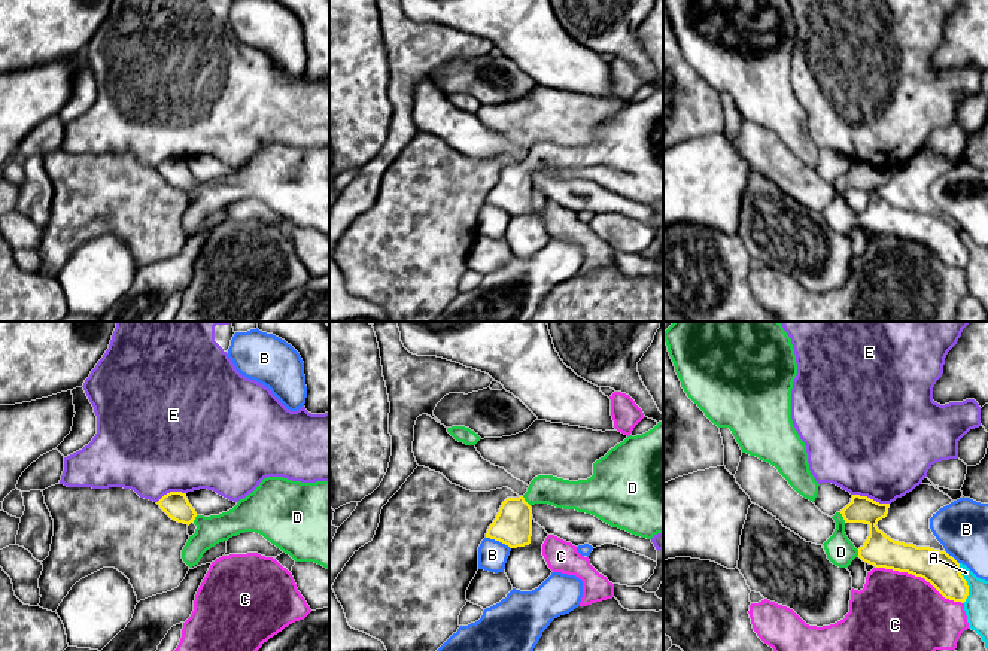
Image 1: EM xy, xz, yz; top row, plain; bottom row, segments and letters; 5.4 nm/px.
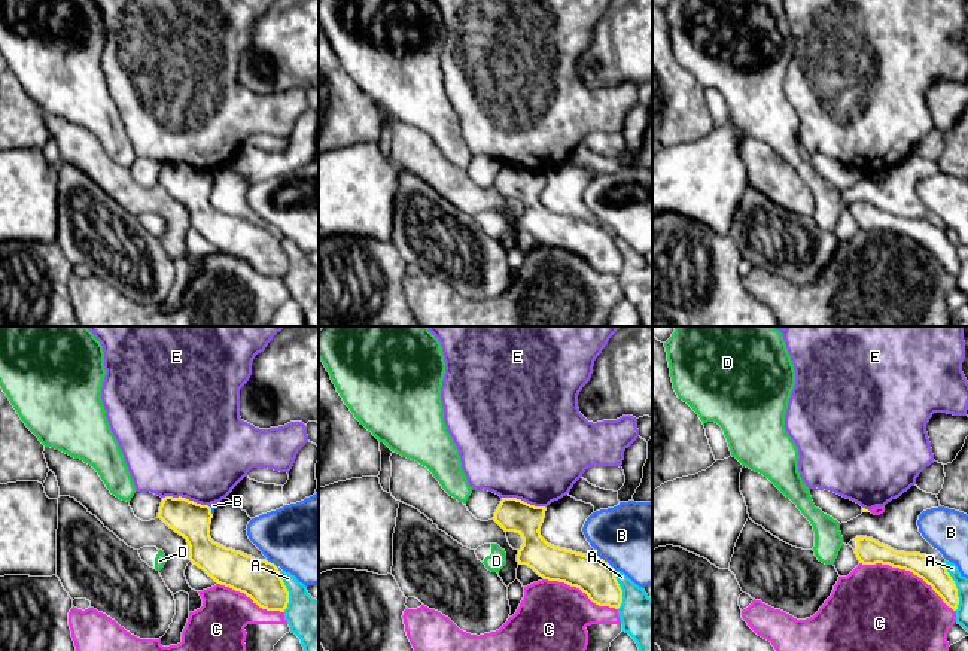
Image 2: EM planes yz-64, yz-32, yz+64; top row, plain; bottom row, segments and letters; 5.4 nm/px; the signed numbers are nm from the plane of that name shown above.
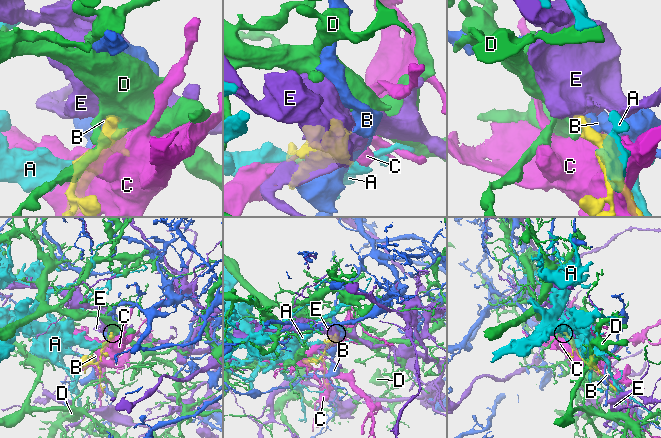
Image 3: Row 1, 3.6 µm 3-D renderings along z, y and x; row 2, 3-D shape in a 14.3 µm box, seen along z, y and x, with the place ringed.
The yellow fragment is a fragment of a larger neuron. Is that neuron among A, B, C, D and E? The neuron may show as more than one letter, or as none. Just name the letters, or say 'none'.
D

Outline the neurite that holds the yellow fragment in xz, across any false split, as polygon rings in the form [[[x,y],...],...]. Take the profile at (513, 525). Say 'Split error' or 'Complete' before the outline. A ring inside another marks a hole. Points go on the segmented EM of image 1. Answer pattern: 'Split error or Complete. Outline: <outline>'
Split error. Outline: [[[663,422],[611,448],[587,480],[535,477],[523,496],[502,502],[486,538],[510,548],[529,545],[535,504],[592,514],[647,539],[663,533]]]

